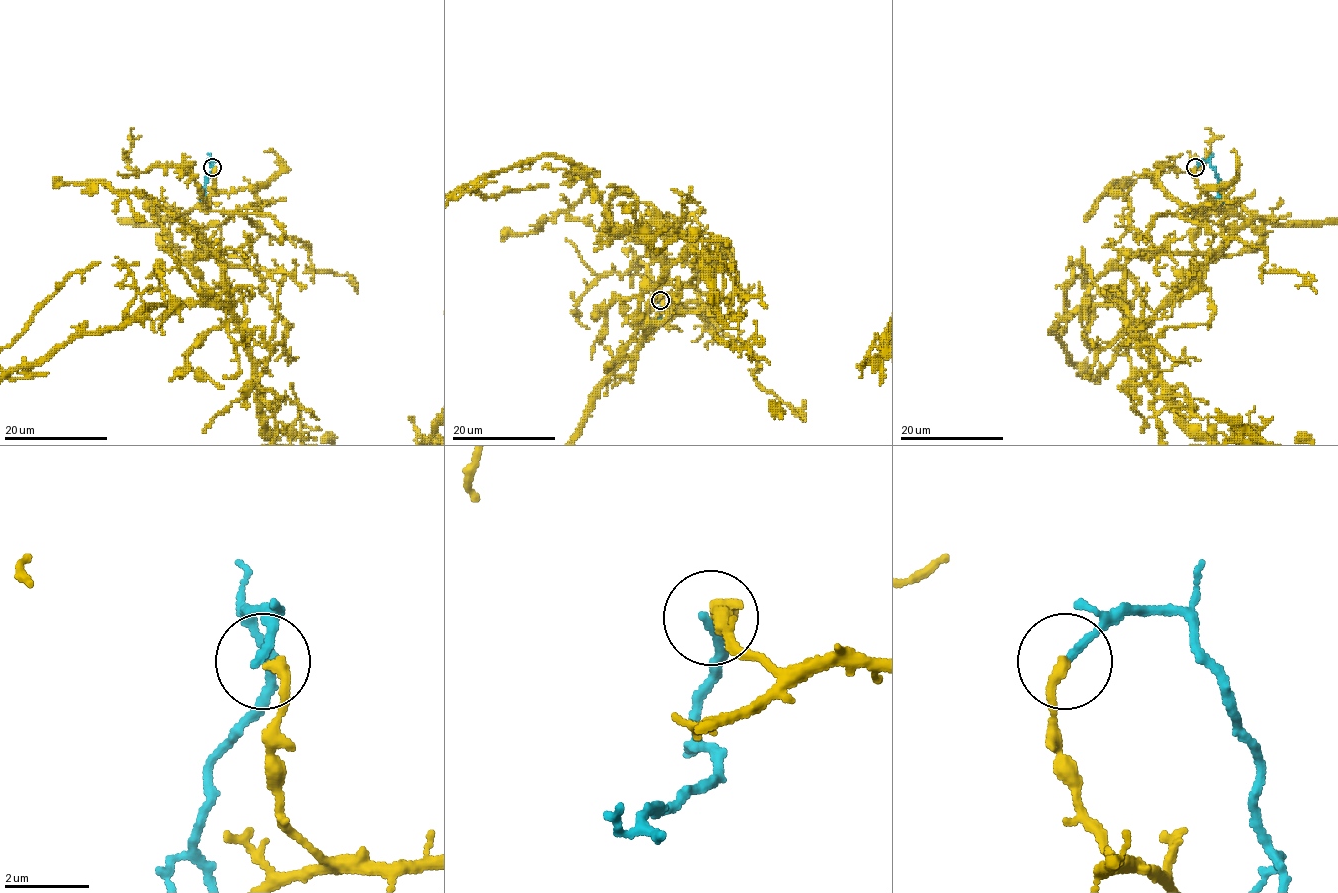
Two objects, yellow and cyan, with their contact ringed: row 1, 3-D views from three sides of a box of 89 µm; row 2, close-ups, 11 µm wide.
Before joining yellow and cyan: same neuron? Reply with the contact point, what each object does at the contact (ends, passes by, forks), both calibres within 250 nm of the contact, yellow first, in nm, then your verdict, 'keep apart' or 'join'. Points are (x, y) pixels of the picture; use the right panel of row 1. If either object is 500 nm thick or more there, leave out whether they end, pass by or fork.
at (1195, 167); yellow ends there; cyan ends there; 280 nm thick on the yellow side, 200 nm on the other; keep apart

